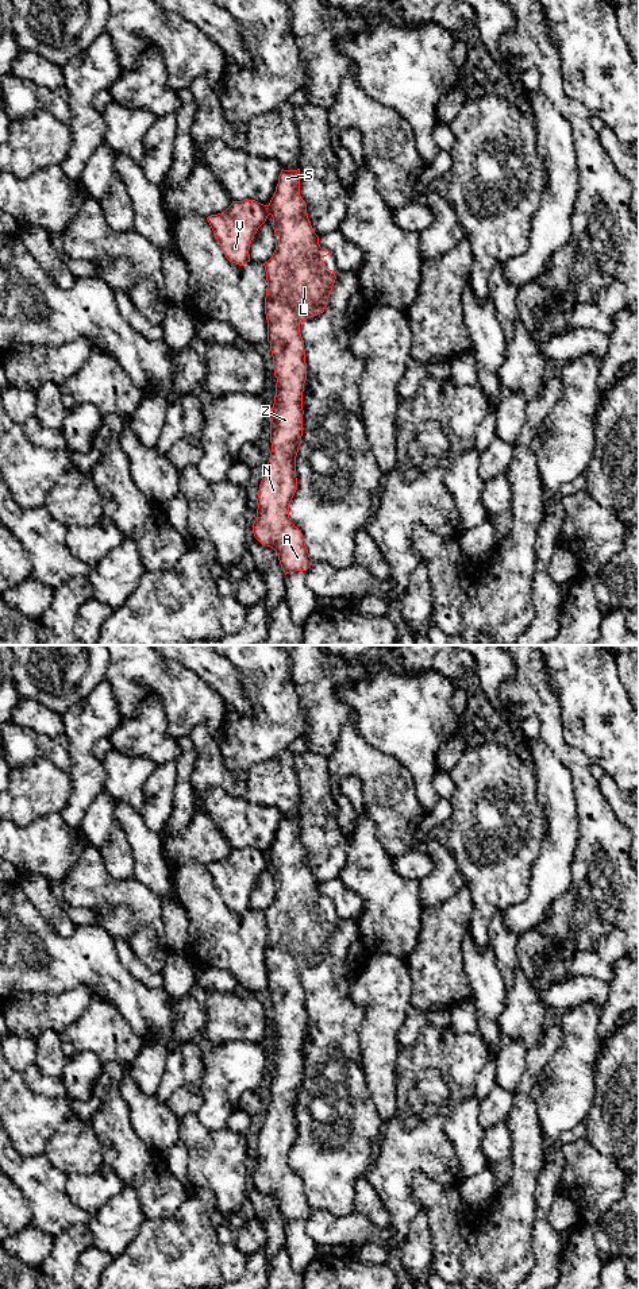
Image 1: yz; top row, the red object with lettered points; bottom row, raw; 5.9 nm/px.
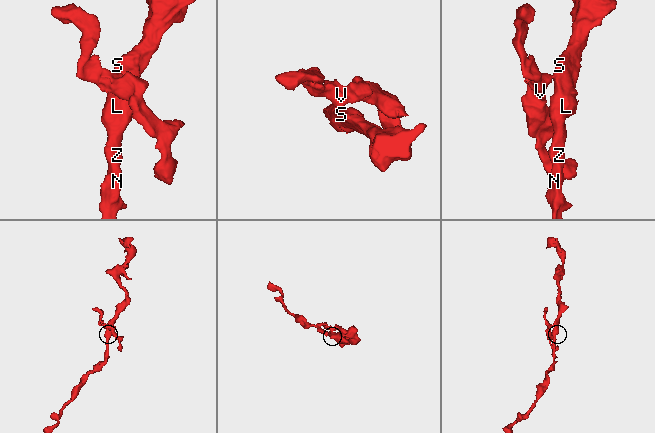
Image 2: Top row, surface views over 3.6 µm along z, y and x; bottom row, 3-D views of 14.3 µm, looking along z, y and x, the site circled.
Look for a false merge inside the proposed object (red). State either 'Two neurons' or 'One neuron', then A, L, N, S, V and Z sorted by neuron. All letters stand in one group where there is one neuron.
Two neurons. Groups: A L N S Z / V

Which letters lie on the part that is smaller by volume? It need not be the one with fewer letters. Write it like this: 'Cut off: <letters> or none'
Cut off: V

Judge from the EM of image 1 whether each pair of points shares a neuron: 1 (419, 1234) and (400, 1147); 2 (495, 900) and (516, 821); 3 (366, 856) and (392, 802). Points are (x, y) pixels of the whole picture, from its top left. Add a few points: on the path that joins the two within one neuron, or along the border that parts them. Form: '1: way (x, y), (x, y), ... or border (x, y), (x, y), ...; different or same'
1: border (420, 1208), (411, 1223), (405, 1241), (400, 1246); different
2: way (496, 880), (496, 852), (507, 841); same
3: border (362, 806), (391, 860); different

